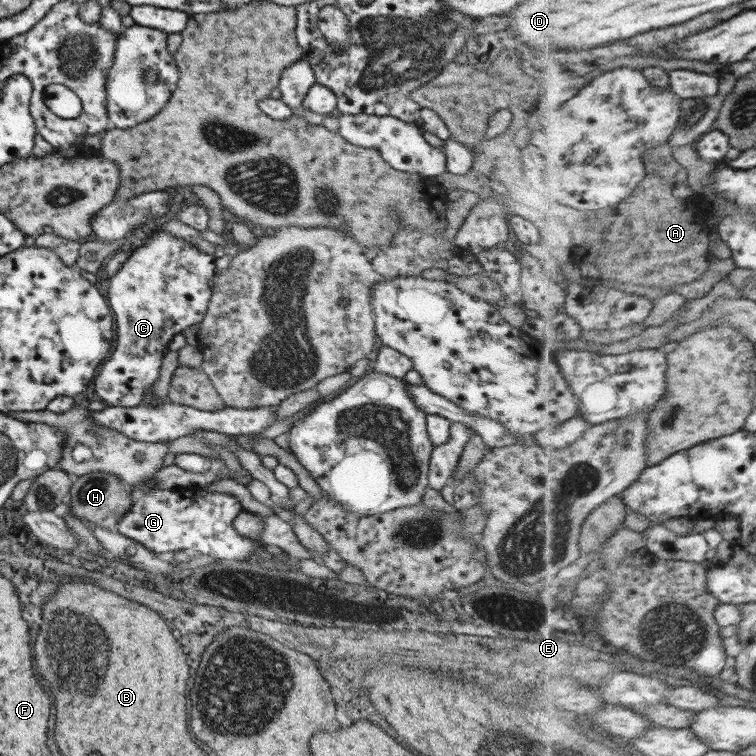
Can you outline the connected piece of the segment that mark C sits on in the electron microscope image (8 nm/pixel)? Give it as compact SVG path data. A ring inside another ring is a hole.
M152 233L148 241L132 249L134 253L122 265L122 268L111 277L108 288L108 302L116 318L116 348L112 356L102 364L94 378L93 388L108 407L138 406L144 401L144 395L151 388L161 373L162 360L166 347L178 333L194 324L202 322L207 313L215 267L214 255L204 253L191 245L188 239L177 238L168 233Z

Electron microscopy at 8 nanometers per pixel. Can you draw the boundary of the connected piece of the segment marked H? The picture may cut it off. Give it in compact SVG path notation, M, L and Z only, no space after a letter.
M96 470L96 472L90 472L74 478L67 502L70 514L79 518L83 524L84 522L89 522L93 526L117 530L118 521L132 506L135 498L136 496L132 496L130 487L123 484L123 481L117 476Z

